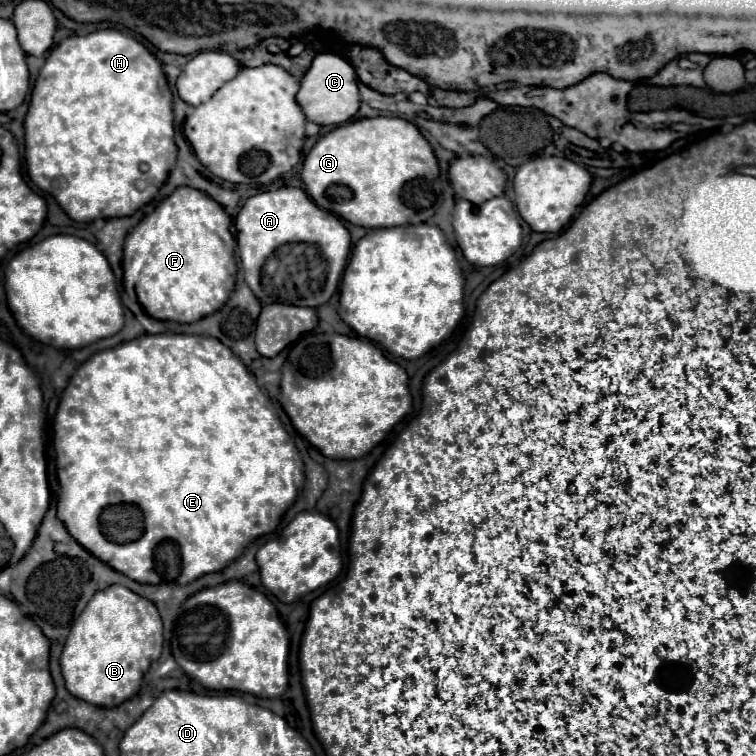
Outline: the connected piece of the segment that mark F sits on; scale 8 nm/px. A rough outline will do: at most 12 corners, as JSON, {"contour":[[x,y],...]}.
{"contour":[[177,187],[125,237],[146,313],[193,323],[237,279],[232,219]]}

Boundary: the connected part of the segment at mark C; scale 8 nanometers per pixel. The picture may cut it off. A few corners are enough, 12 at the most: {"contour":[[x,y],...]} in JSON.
{"contour":[[319,53],[295,99],[307,121],[341,125],[359,111],[353,65]]}

